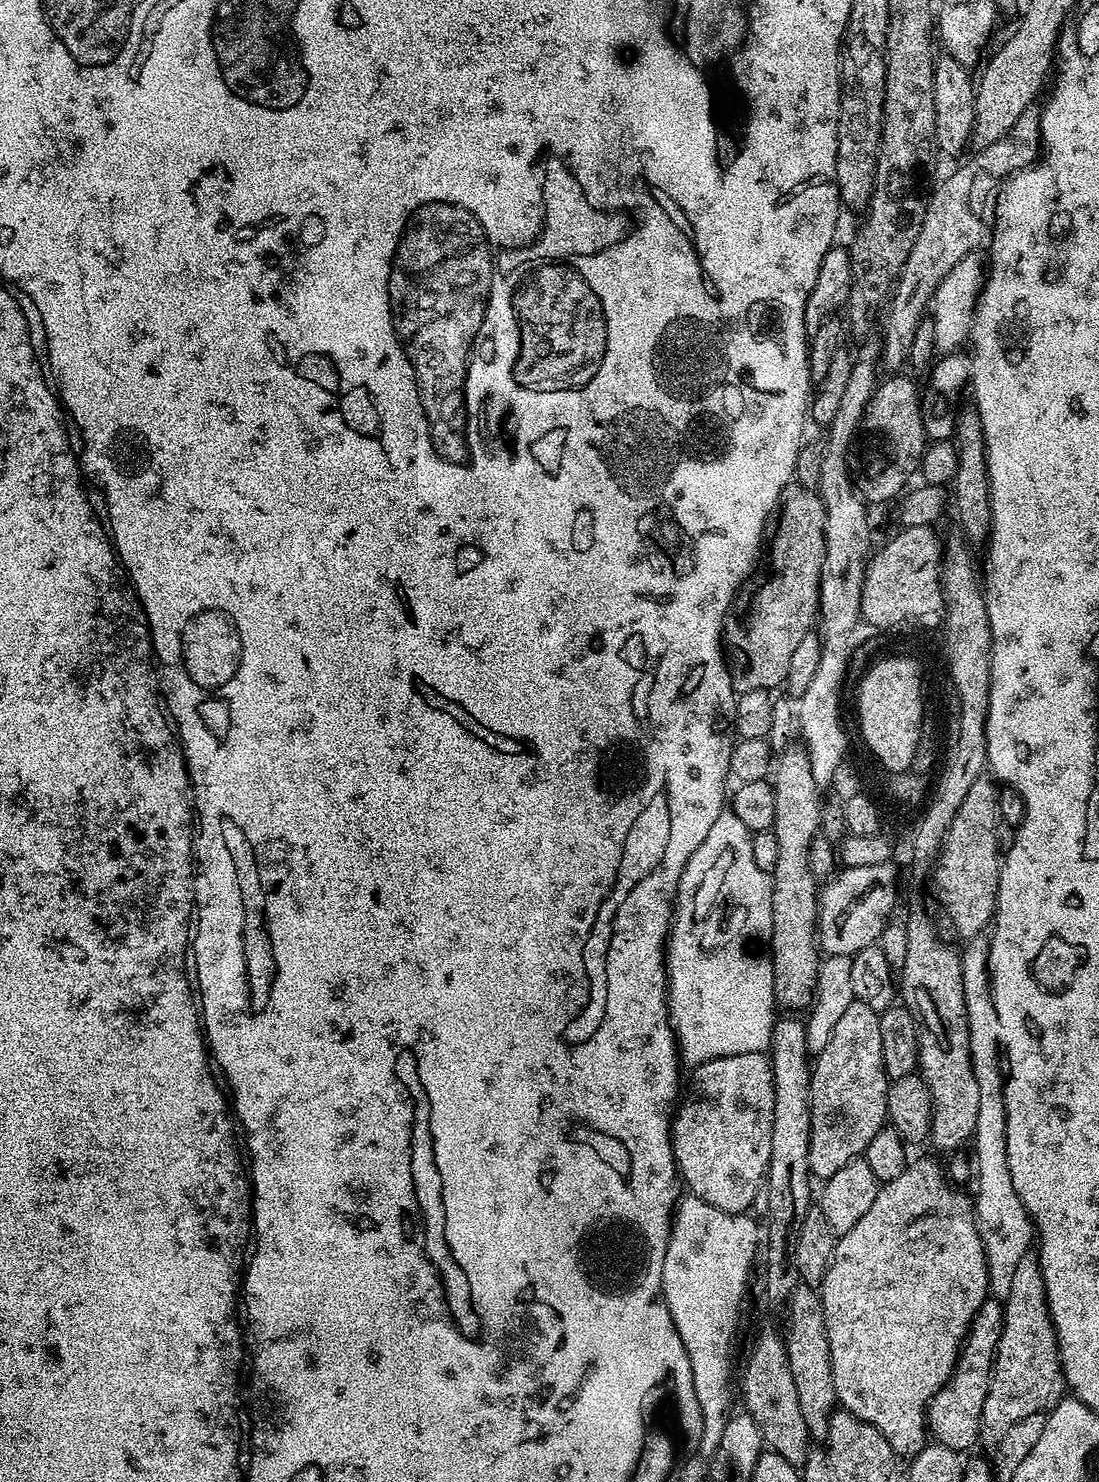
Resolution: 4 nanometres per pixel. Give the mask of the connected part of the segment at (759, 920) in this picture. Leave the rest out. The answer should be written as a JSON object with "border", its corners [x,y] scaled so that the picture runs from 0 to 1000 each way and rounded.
{"border":[[[665,547],[655,548],[653,553],[650,554],[650,557],[646,557],[646,563],[642,563],[639,571],[635,571],[635,574],[631,574],[628,582],[624,582],[624,584],[621,587],[619,597],[615,601],[611,625],[606,638],[608,688],[611,689],[611,695],[615,697],[615,704],[620,716],[626,719],[641,718],[650,714],[661,714],[668,711],[698,711],[702,706],[702,693],[706,692],[708,688],[708,678],[706,671],[704,671],[702,646],[696,642],[702,636],[702,592],[700,589],[692,587],[689,582],[686,582],[685,563],[686,562],[675,555],[675,552],[672,552],[672,549],[668,549]]]}

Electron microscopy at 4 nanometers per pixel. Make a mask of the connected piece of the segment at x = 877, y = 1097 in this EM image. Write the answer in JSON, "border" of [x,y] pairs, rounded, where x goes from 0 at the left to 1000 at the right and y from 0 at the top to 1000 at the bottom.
{"border":[[[781,674],[775,675],[772,681],[766,684],[766,688],[759,692],[759,695],[755,698],[755,703],[752,703],[752,706],[744,711],[741,717],[738,719],[739,743],[737,744],[737,779],[735,779],[735,789],[740,794],[745,795],[747,797],[754,796],[759,792],[763,792],[763,789],[766,789],[766,787],[770,787],[774,783],[785,781],[786,777],[792,773],[792,768],[795,768],[795,765],[799,765],[799,762],[803,762],[806,760],[808,754],[808,733],[810,729],[804,721],[804,706],[803,706],[801,687],[802,684],[797,683],[792,679],[788,679],[788,676]]]}

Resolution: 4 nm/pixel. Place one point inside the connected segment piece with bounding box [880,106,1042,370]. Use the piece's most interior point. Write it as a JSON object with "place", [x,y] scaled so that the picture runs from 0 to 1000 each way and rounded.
{"place":[867,152]}

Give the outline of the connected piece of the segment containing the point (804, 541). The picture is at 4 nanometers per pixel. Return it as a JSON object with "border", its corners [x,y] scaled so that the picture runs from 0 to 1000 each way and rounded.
{"border":[[[722,325],[713,329],[708,343],[711,346],[713,345],[713,349],[707,352],[706,360],[702,362],[702,387],[699,389],[699,394],[690,395],[688,400],[682,405],[676,401],[671,401],[659,416],[657,432],[664,443],[666,464],[671,468],[703,466],[702,464],[708,464],[709,462],[711,464],[716,460],[722,438],[726,433],[730,433],[730,430],[737,428],[744,418],[752,358],[750,339],[746,338],[745,331],[740,331],[734,326]]]}

